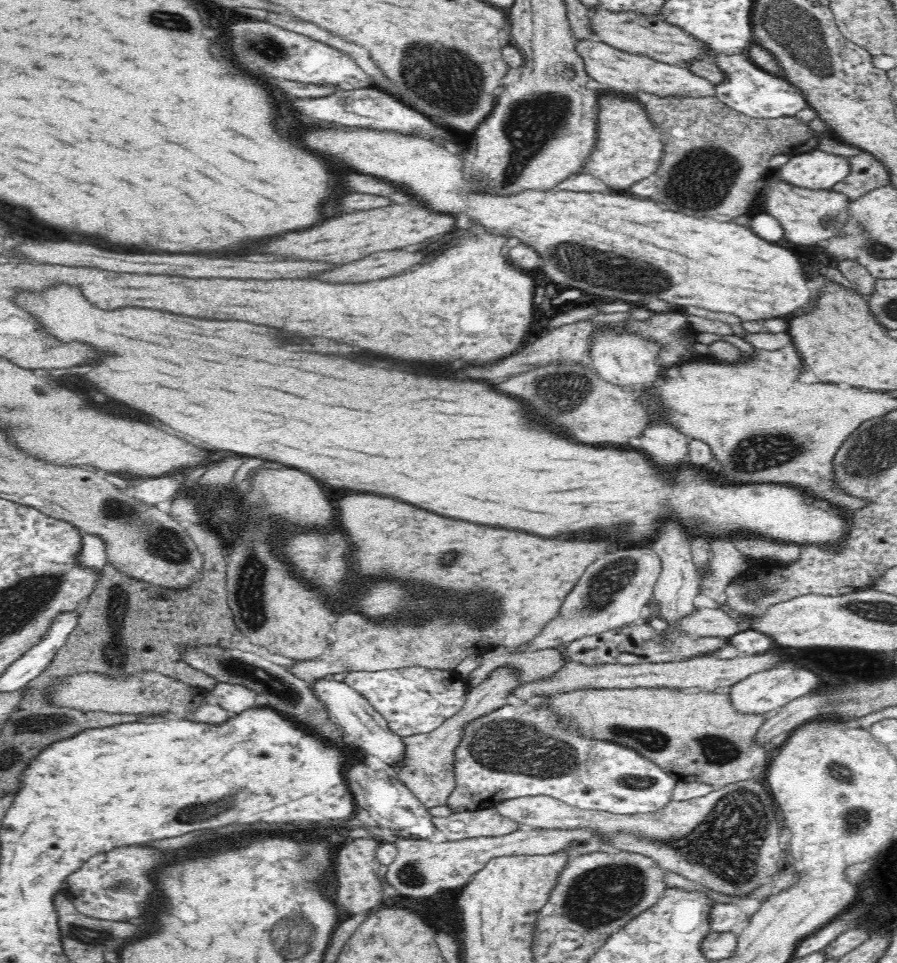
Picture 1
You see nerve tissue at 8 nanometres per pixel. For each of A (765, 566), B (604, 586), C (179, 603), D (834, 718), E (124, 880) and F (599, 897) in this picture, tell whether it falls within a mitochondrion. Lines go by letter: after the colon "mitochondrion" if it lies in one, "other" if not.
A: other
B: mitochondrion
C: other
D: other
E: mitochondrion
F: mitochondrion

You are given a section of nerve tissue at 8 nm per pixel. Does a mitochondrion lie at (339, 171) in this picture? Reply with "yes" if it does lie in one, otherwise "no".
no

